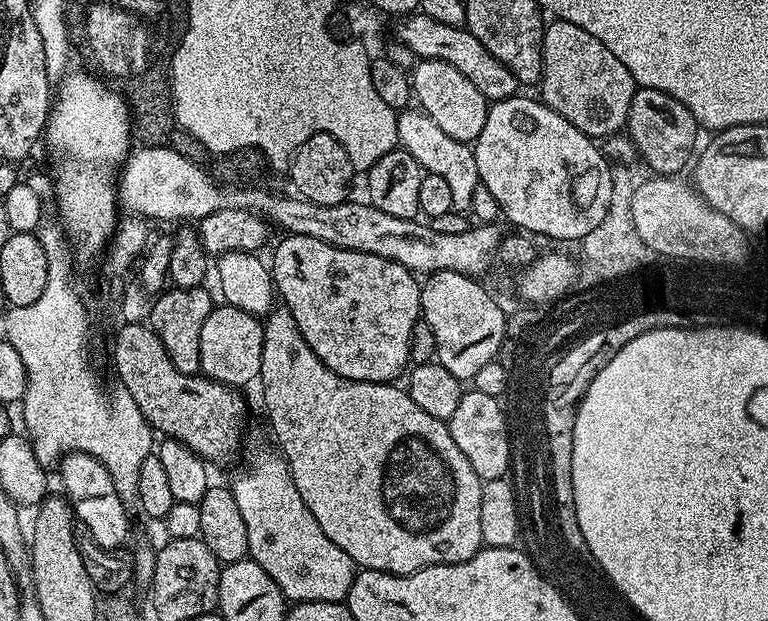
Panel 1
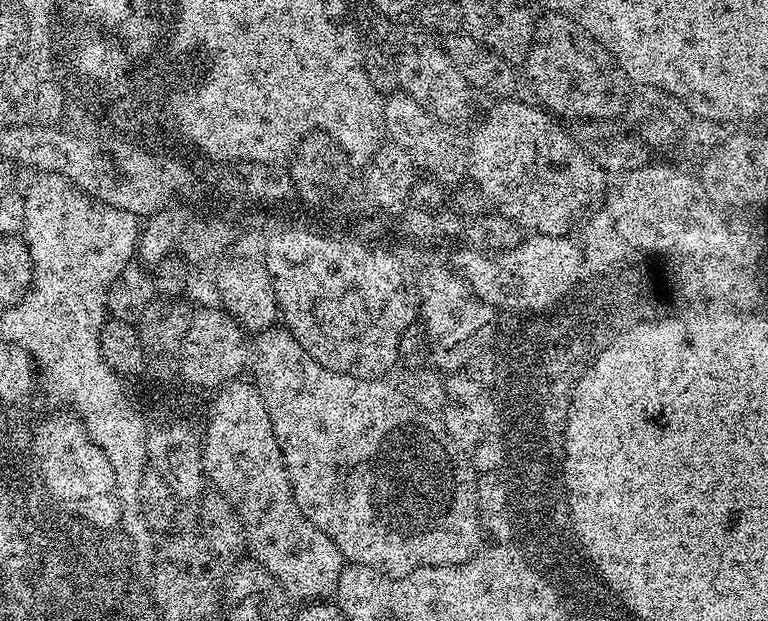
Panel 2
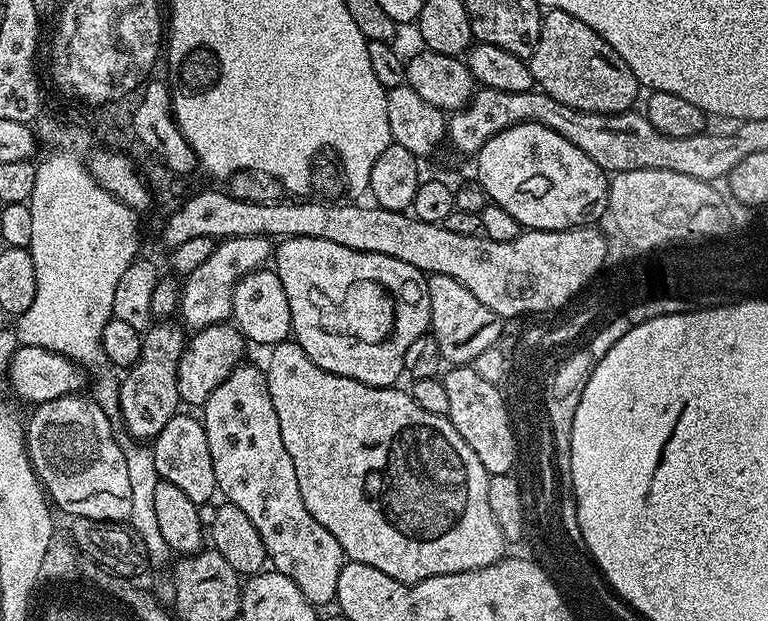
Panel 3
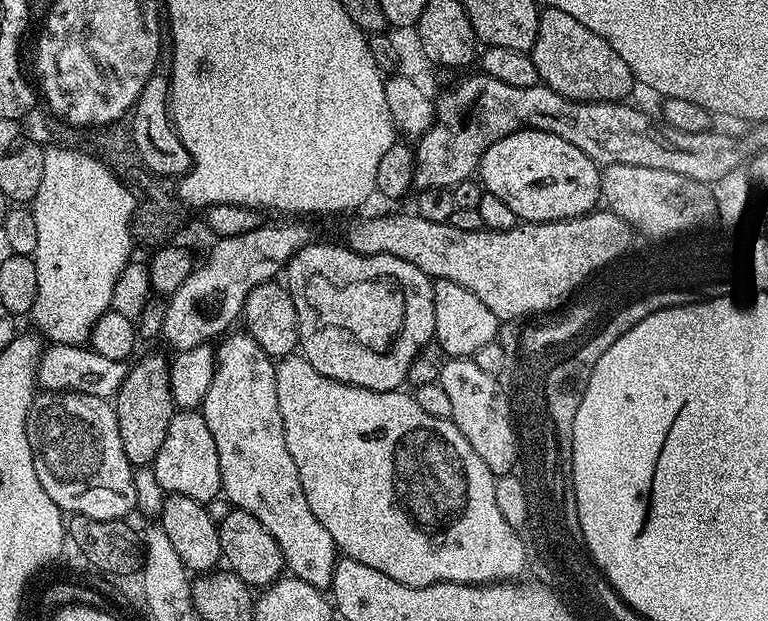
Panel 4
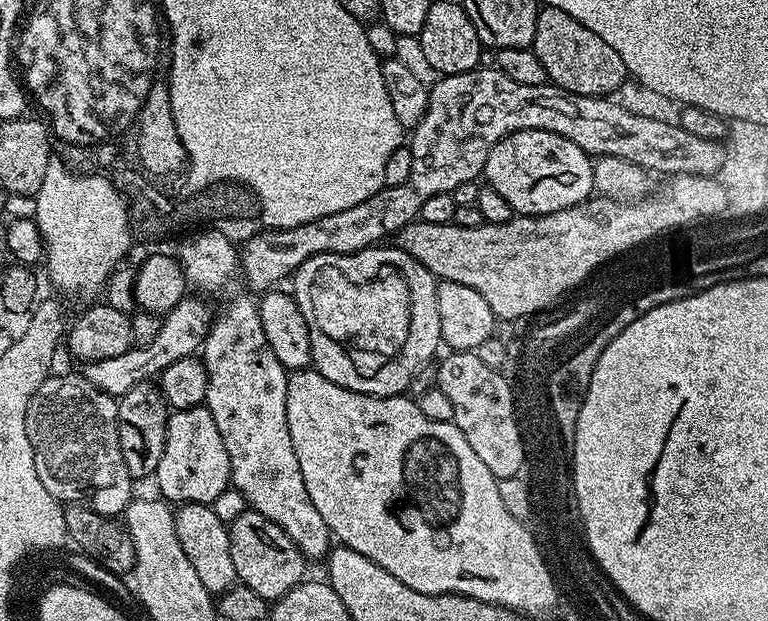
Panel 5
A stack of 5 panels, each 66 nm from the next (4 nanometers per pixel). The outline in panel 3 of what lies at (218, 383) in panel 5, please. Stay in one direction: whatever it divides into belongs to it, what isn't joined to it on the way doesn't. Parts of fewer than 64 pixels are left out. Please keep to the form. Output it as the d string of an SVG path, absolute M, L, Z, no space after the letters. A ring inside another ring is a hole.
M248 363L235 368L202 405L216 487L227 503L236 504L254 522L254 530L262 534L271 567L286 574L311 604L331 605L336 599L338 574L342 574L346 563L344 551L338 546L338 538L306 510L294 462L286 454L286 442L282 442L278 414L274 414L274 402L270 402L265 369Z

